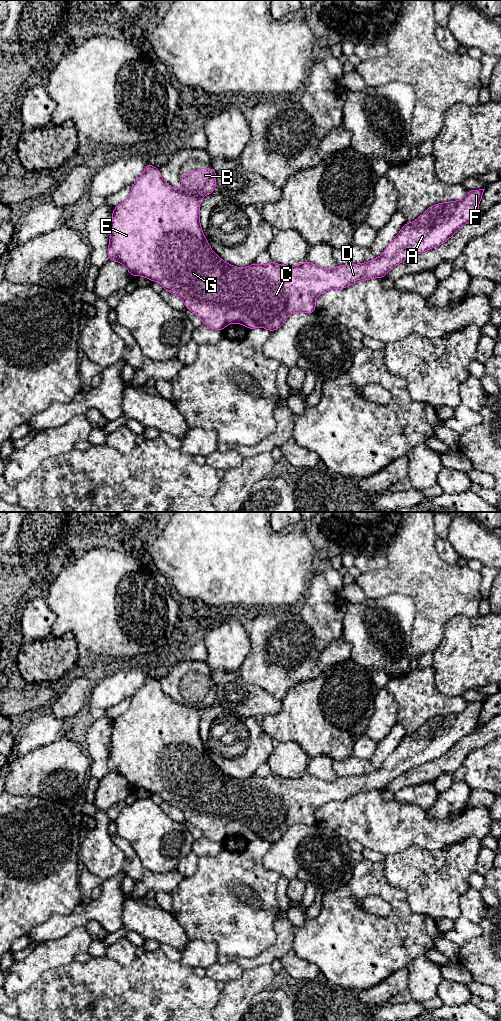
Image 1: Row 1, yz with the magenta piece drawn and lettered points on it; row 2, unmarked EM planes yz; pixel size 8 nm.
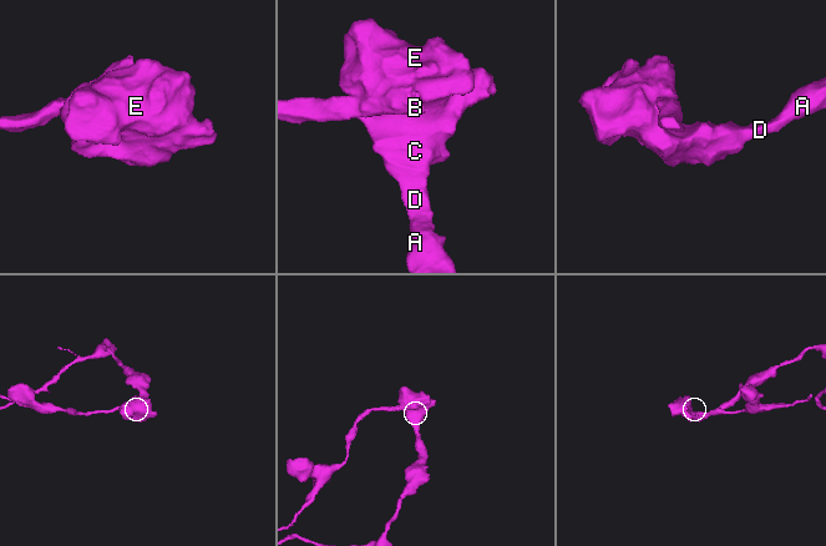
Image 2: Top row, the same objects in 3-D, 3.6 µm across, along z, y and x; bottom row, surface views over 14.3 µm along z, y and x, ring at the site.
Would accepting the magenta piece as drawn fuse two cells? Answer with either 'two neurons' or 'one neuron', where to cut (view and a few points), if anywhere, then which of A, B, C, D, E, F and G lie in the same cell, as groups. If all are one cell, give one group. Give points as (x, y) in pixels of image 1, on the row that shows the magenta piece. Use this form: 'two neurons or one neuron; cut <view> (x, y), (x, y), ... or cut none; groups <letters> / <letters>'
two neurons; cut yz (177, 190), (192, 194), (199, 199); groups A C D E F G / B

